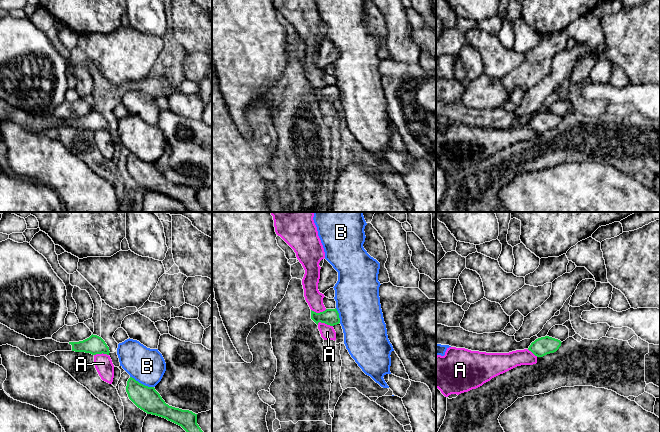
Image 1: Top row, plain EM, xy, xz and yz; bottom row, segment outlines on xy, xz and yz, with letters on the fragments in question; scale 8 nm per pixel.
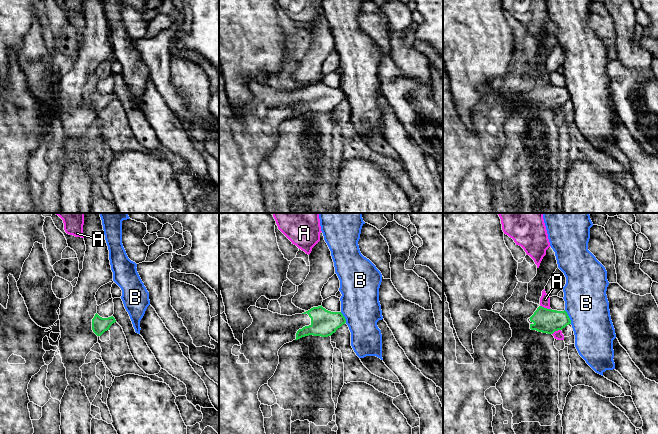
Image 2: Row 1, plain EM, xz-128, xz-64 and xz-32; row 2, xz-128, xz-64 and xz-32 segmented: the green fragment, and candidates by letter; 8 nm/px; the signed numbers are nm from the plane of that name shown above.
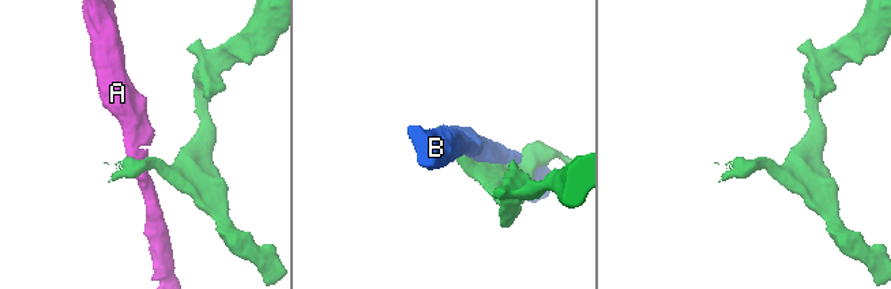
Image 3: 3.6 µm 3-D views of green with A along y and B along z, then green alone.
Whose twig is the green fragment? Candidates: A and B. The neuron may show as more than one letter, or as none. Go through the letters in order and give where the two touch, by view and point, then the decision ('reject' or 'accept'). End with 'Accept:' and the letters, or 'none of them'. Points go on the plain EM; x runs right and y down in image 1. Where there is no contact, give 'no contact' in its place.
A: meets green in xz at (325, 99); reject
B: meets green in xy at (142, 160); reject
Accept: none of them

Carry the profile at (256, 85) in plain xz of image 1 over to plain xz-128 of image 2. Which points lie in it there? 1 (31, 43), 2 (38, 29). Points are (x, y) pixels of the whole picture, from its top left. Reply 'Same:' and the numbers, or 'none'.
Same: none

